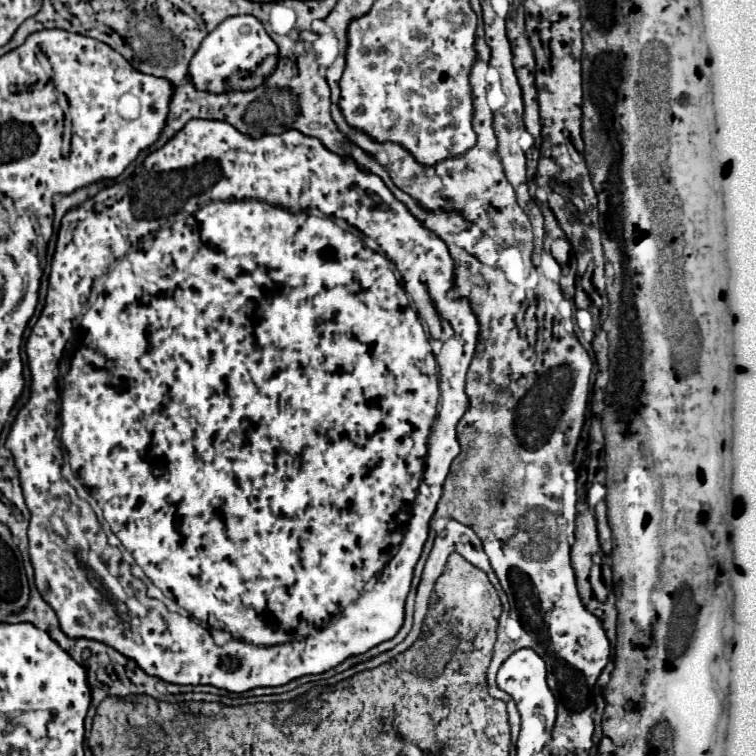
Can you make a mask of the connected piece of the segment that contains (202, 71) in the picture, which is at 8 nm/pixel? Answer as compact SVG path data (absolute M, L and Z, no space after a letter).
M253 15L229 17L203 39L199 51L193 55L189 63L189 79L199 91L209 93L239 91L243 89L243 79L257 75L259 65L267 57L277 57L277 45L265 33L259 19L255 19Z

